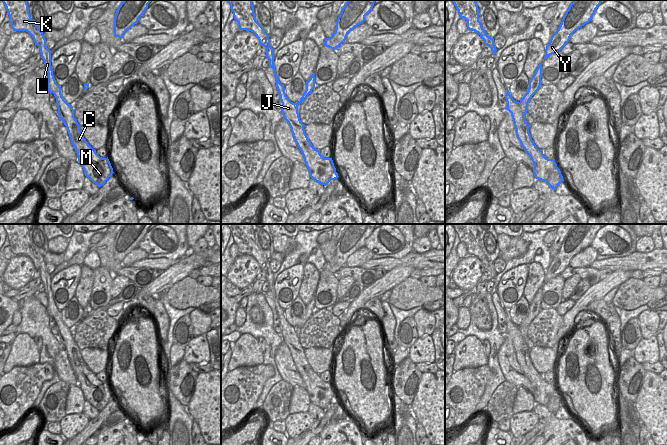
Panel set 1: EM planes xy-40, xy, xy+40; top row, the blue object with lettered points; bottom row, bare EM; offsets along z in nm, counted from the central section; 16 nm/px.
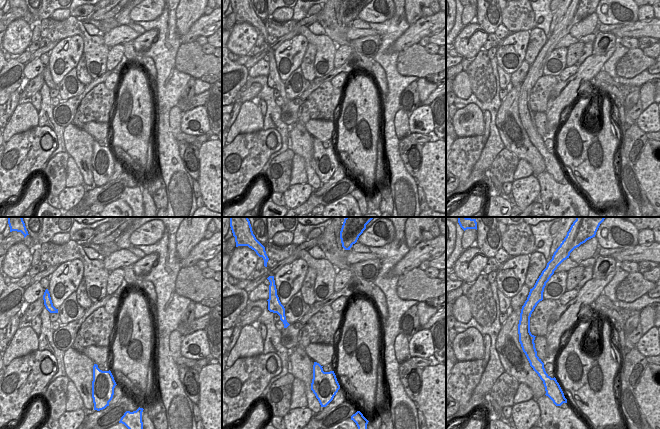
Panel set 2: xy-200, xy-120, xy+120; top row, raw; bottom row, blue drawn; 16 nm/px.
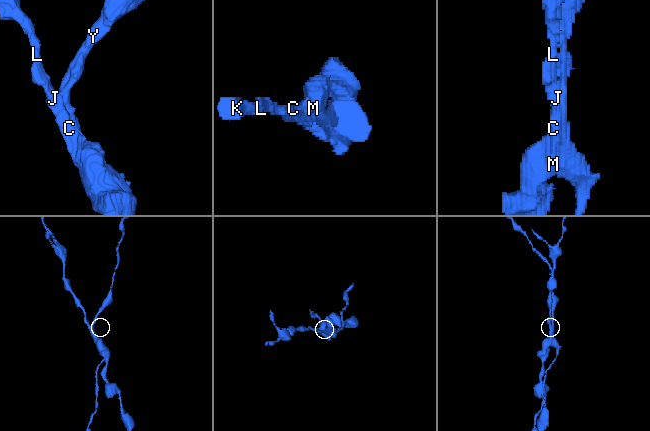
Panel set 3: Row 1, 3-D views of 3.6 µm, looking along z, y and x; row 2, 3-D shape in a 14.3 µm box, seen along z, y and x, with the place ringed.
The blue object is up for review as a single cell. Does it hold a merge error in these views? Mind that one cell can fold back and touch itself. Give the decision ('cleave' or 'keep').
cleave

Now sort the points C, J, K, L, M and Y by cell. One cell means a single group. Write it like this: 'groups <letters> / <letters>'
groups C J K L M / Y

